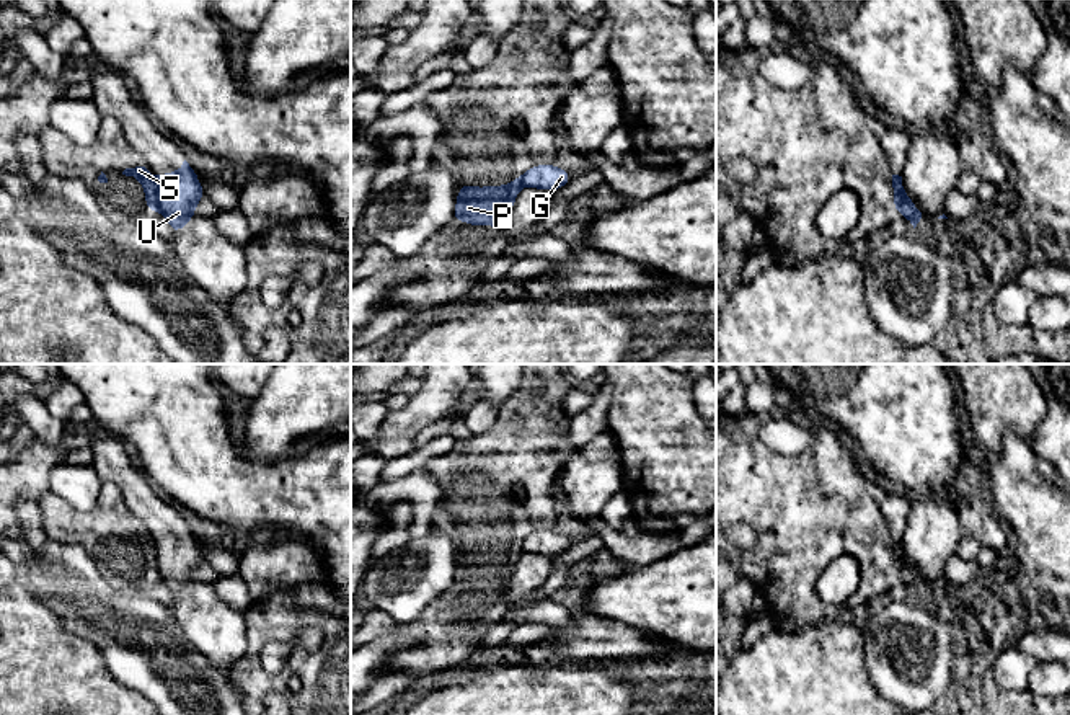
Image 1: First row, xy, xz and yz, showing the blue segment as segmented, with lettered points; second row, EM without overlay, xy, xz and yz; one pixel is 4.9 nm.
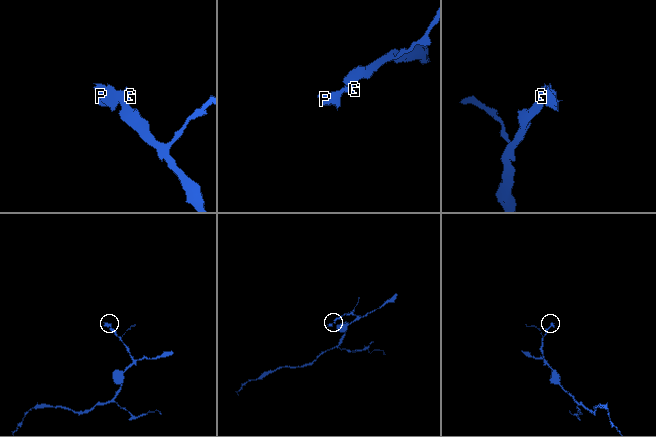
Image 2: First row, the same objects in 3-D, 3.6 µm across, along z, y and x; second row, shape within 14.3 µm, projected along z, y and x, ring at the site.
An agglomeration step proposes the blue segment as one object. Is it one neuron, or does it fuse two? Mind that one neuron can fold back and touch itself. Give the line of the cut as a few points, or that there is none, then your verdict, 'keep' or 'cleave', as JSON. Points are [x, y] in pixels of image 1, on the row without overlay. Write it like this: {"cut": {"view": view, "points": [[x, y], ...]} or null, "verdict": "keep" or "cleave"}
{"cut": {"view": "xy", "points": [[152, 542], [157, 575]]}, "verdict": "cleave"}

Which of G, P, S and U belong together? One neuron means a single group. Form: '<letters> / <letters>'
G U / P S

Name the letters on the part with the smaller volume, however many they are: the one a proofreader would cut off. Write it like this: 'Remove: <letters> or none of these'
Remove: P, S

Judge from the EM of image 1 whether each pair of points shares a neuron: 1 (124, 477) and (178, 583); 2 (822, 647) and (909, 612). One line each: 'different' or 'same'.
1: same
2: different

